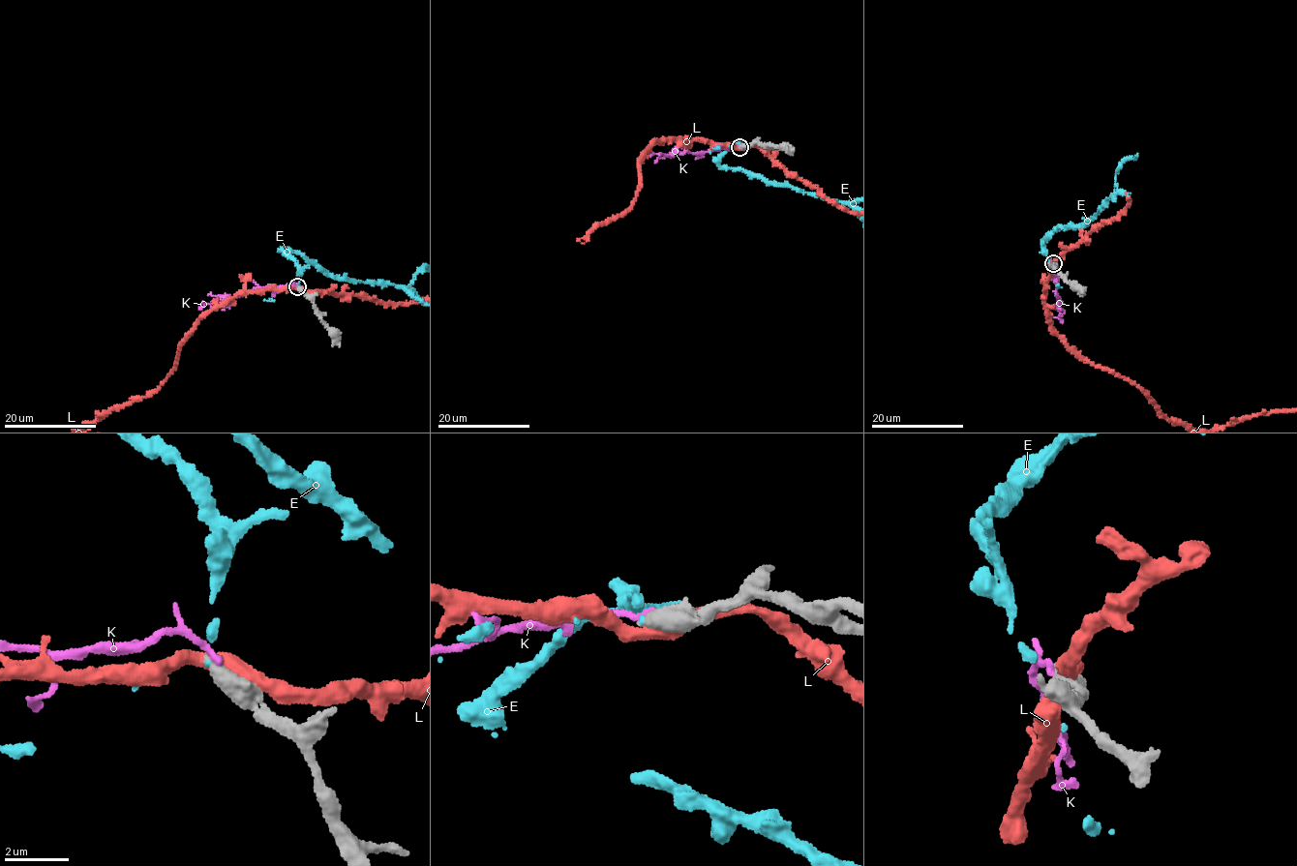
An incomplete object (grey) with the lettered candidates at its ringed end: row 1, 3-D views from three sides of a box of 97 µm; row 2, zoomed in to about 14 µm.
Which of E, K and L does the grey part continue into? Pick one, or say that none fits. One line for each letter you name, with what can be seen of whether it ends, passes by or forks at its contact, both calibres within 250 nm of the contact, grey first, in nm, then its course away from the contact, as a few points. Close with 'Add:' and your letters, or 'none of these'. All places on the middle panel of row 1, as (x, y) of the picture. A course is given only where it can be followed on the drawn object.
Add: none of these

